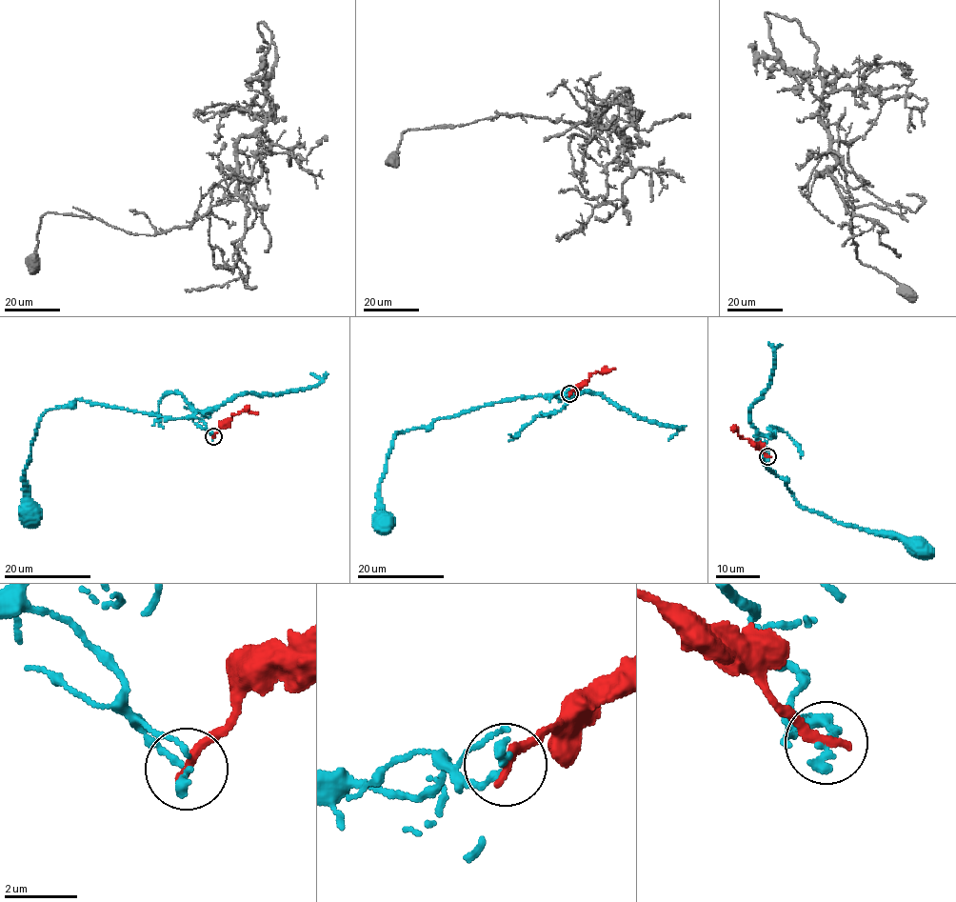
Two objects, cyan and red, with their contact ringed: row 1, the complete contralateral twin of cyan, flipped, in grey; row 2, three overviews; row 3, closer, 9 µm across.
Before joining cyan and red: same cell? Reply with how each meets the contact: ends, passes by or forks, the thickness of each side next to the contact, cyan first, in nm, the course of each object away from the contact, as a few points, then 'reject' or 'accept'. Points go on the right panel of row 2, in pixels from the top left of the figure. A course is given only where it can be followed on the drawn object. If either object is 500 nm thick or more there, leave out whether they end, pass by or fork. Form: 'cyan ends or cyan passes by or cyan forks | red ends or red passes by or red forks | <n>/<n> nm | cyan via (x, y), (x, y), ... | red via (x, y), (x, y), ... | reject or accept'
cyan ends | red ends | 300/300 nm | cyan via (768, 456), (762, 448), (766, 469), (783, 477), (805, 508), (868, 531), (893, 532), (918, 547) | red via (768, 456), (741, 436), (736, 429) | reject

